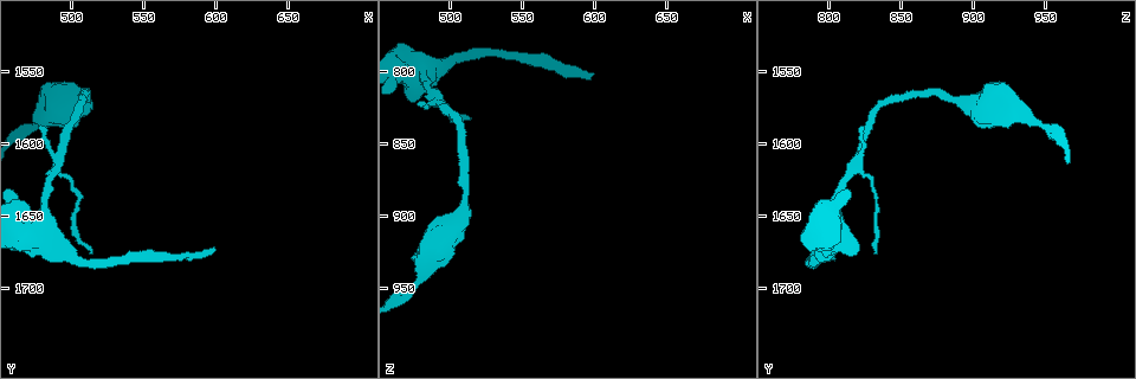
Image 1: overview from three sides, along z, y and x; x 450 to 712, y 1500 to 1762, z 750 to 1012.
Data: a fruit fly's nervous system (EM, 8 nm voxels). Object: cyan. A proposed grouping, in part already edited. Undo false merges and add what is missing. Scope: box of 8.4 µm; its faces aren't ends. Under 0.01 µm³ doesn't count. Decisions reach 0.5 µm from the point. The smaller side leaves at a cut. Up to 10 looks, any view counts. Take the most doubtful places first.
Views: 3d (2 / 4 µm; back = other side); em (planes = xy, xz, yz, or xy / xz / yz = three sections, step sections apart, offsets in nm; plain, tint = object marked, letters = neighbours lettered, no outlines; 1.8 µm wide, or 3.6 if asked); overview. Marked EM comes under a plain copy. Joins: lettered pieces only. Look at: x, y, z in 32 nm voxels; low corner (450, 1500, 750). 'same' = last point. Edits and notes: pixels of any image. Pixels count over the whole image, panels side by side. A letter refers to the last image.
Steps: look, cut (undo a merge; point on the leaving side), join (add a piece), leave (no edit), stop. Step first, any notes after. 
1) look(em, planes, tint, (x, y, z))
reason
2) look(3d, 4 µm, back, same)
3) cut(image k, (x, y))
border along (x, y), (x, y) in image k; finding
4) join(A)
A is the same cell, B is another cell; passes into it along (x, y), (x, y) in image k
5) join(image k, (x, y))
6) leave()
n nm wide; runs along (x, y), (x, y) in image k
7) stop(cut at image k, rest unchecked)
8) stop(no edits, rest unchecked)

look(em, xz, step 16, tint, (488, 1616, 818))
side arm on a straight run

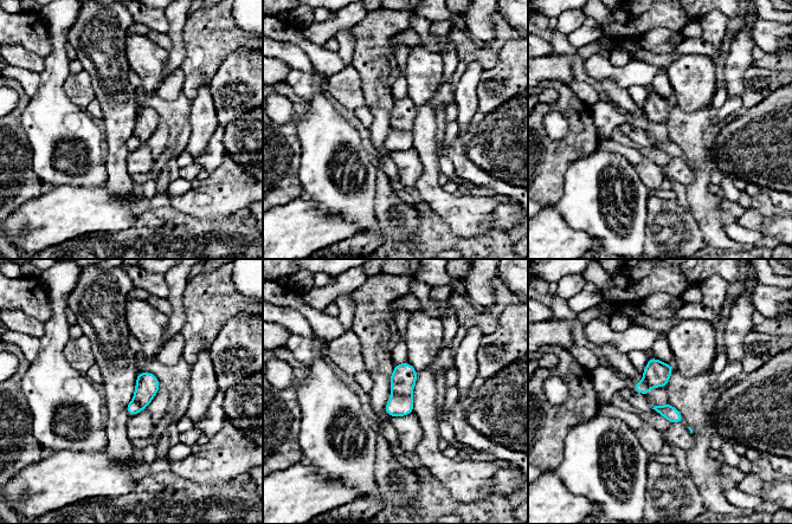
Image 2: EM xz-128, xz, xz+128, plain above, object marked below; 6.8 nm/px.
look(em, planes, letters, same)

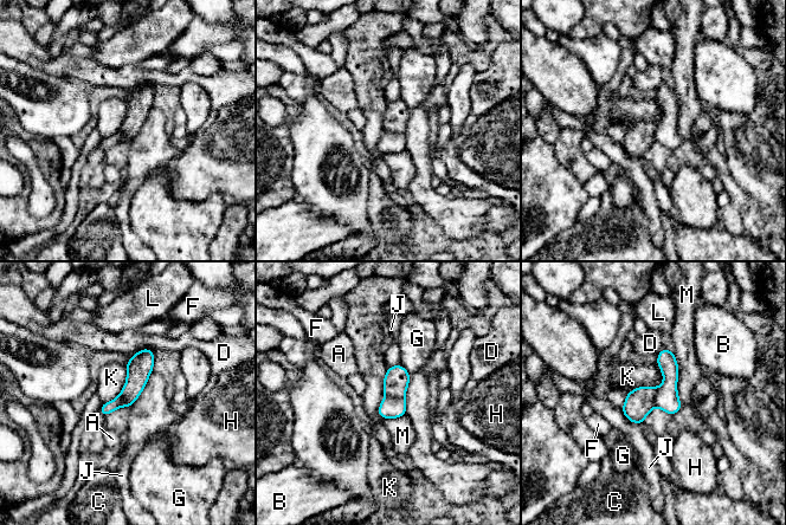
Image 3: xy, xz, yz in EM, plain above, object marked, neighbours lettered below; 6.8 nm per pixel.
cut(image 3, (391, 407))
140 nm wide; A, B, C, D, F, G, H, J, K, L and M are other cells; border along (386, 395), (404, 399) in image 3; a second cell is stuck on

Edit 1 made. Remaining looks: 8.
look(overview)

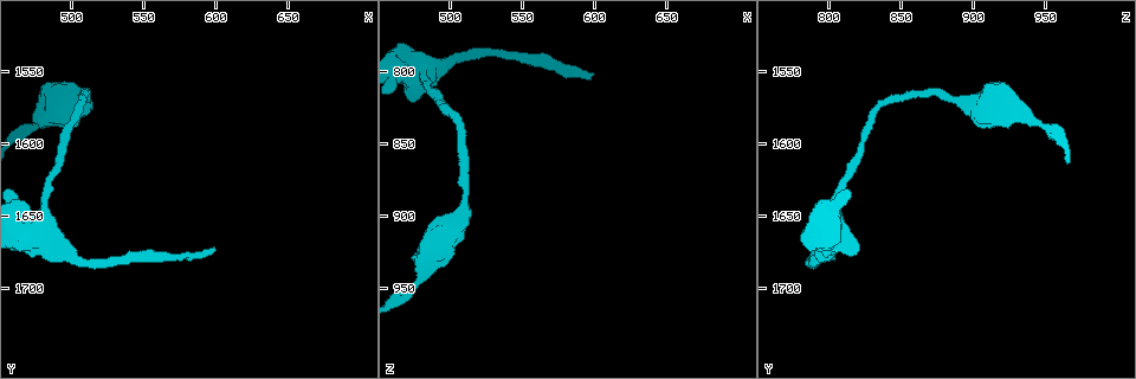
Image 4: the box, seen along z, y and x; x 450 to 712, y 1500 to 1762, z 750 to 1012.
look(3d, 4 µm, (600, 1672, 802))
long arm stops here

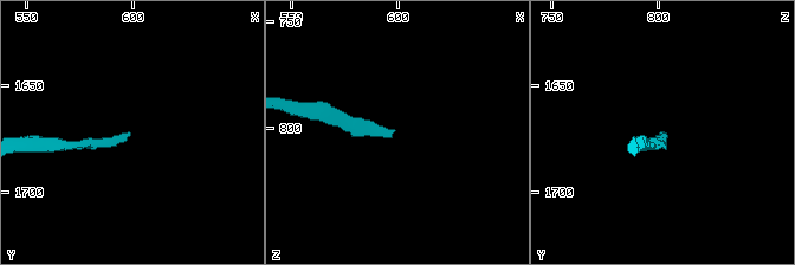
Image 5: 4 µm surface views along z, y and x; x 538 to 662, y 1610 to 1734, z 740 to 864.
look(em, planes, tint, (600, 1671, 801))

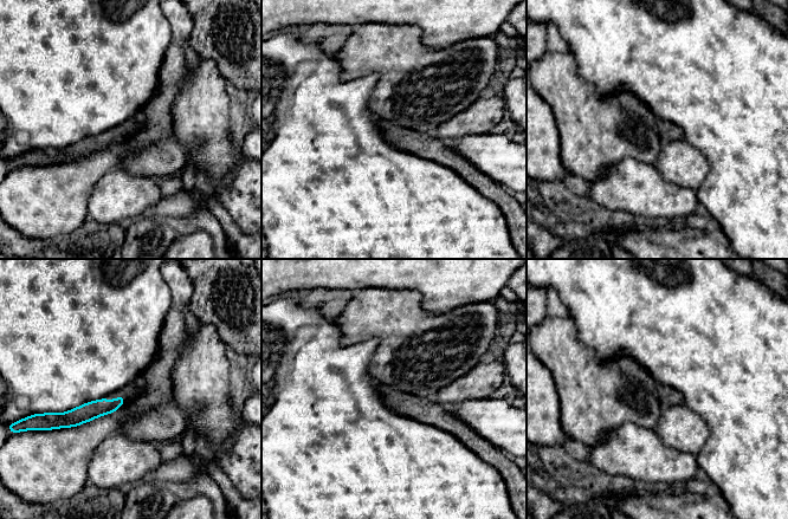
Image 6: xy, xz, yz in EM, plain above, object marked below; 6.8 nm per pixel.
look(em, planes, letters, same)

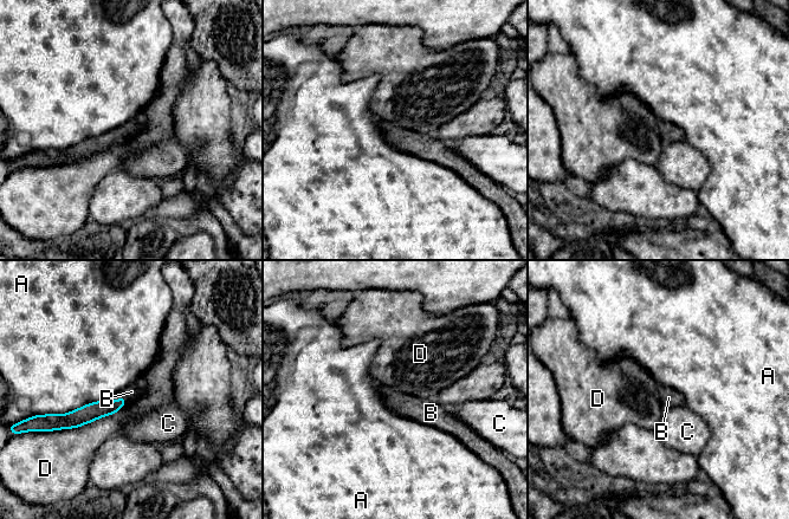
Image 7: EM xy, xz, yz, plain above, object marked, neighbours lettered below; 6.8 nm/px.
join(B)
B is the same cell, A, C and D are other cells; passes into it along (91, 412), (125, 401), (131, 391) in image 7; it goes on there

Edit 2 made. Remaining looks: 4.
look(overview)

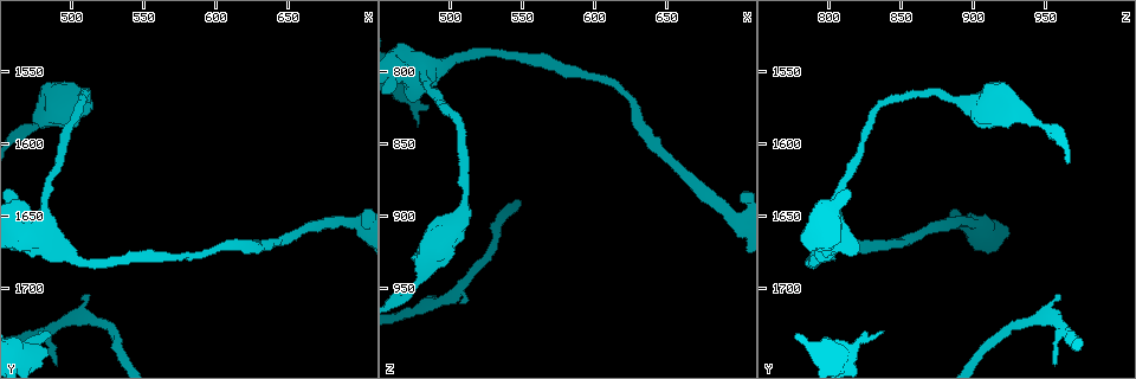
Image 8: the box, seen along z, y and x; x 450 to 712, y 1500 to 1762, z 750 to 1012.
look(em, planes, letters, (510, 1704, 958))
an open end

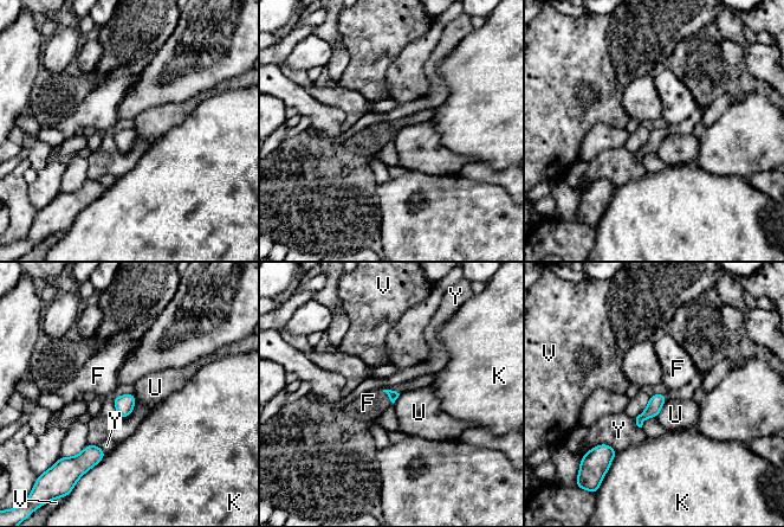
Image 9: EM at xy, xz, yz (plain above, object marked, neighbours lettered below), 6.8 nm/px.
leave()
F, K, U, V and Y are other cells; border along (667, 397), (656, 417) in image 9; no lettered piece goes on from it

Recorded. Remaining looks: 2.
look(em, xz, step 8, letters, (510, 1570, 886))
calibre changes

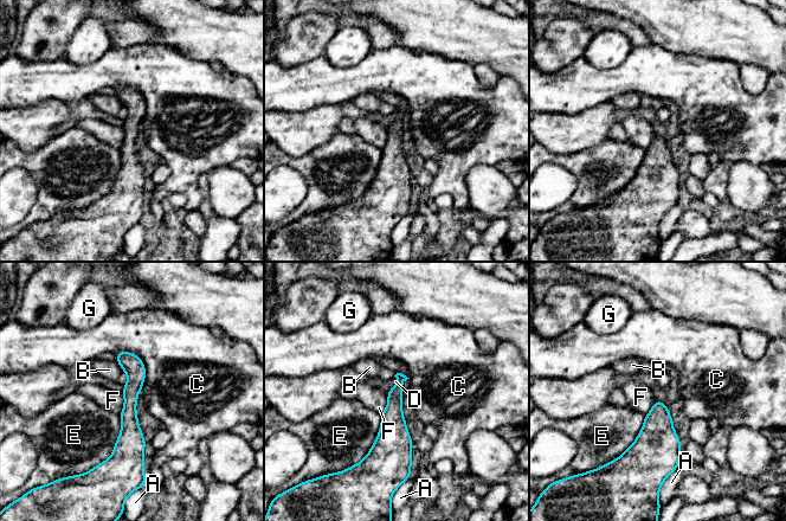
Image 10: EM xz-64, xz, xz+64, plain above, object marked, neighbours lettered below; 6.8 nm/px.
leave()
130 nm wide; A, B, C, D, E, F and G are other cells; one cell here

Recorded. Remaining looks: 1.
stop(cut at image 3, join at image 7, rest unchecked)

